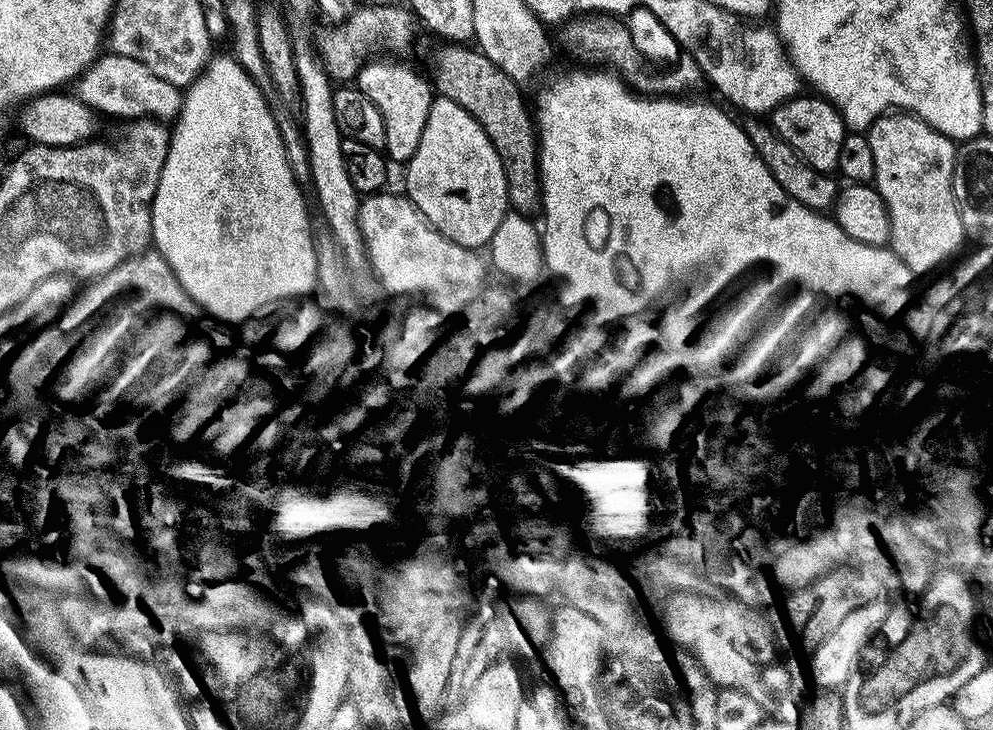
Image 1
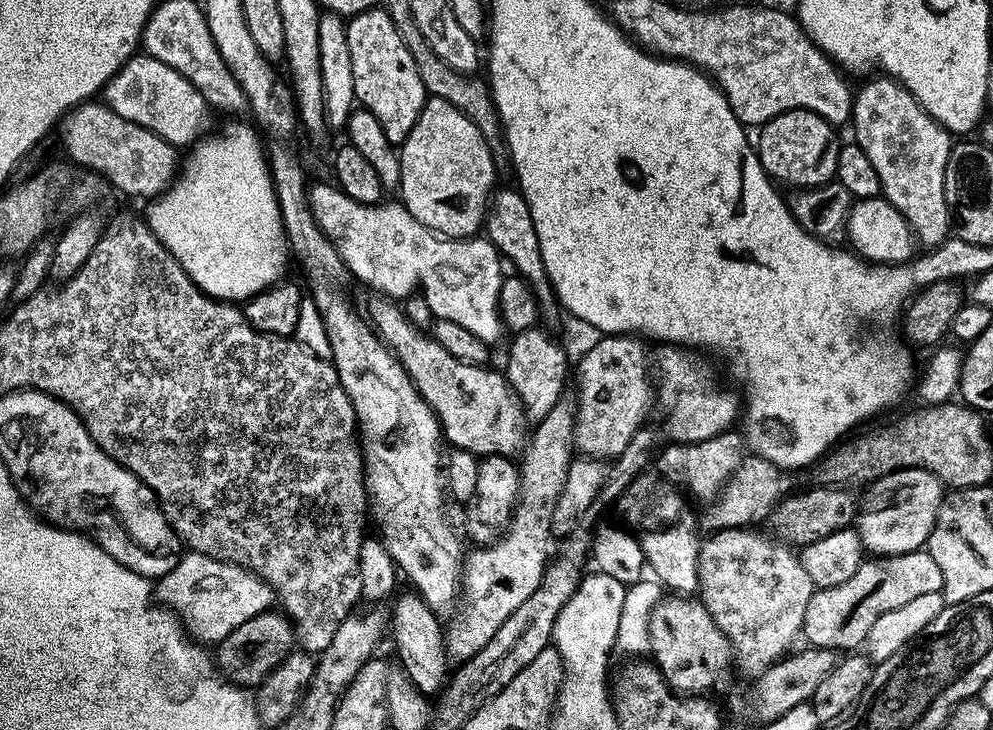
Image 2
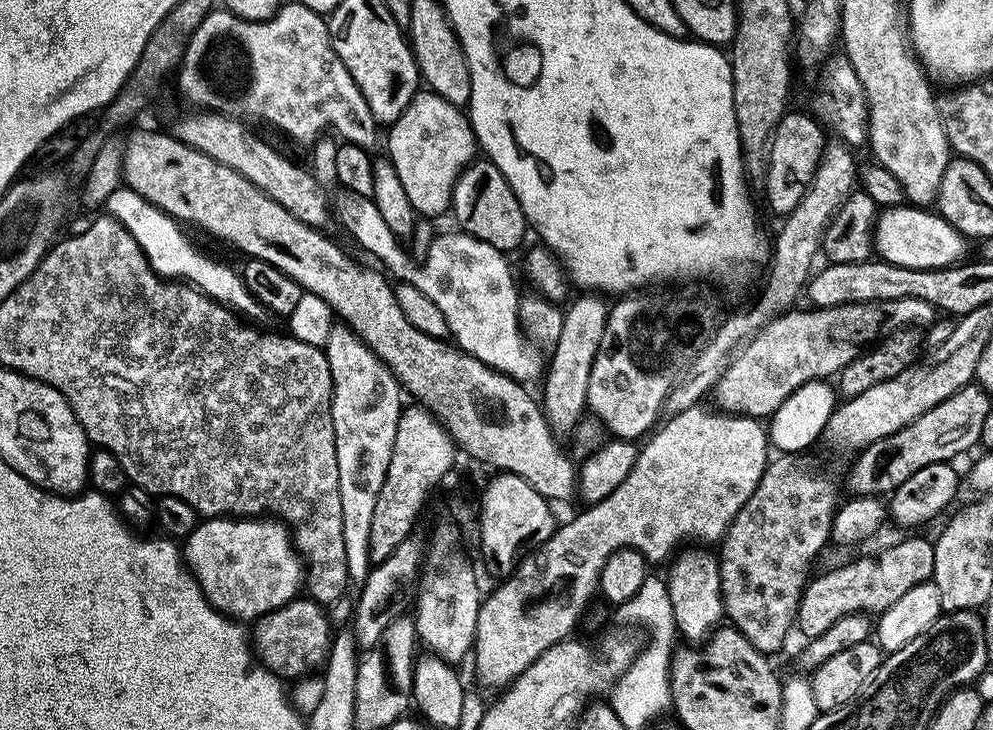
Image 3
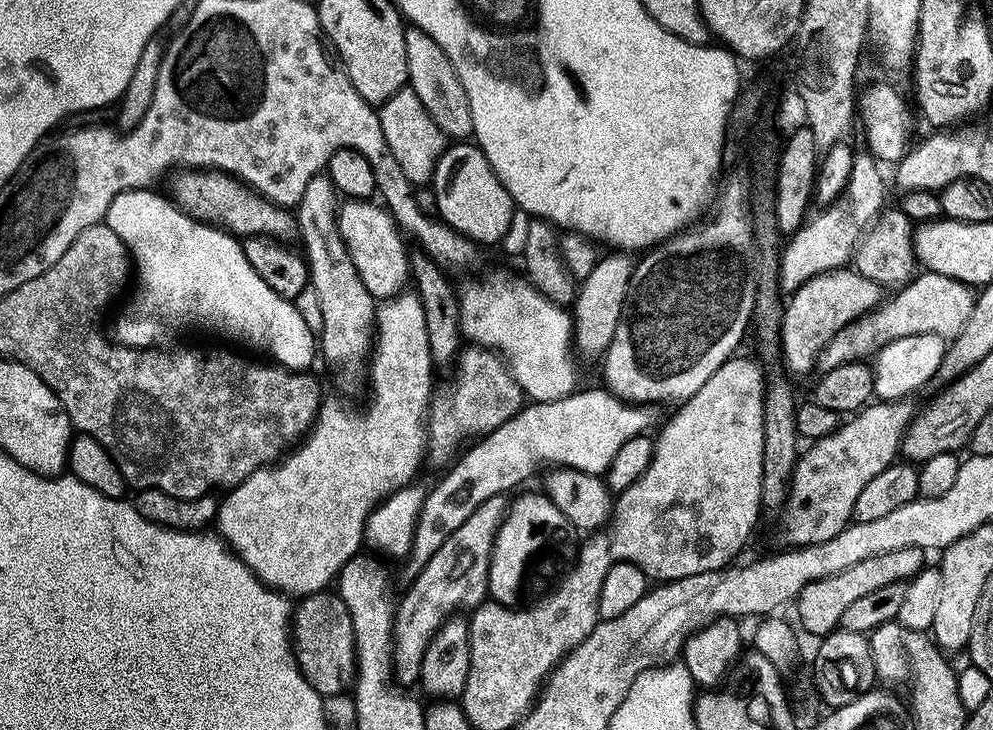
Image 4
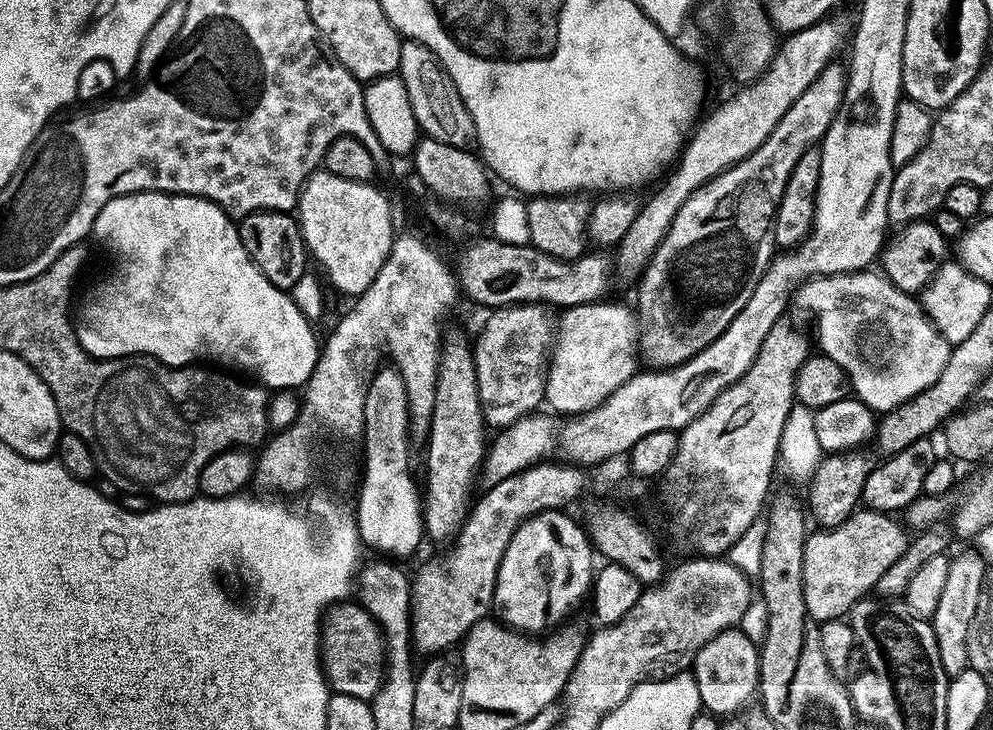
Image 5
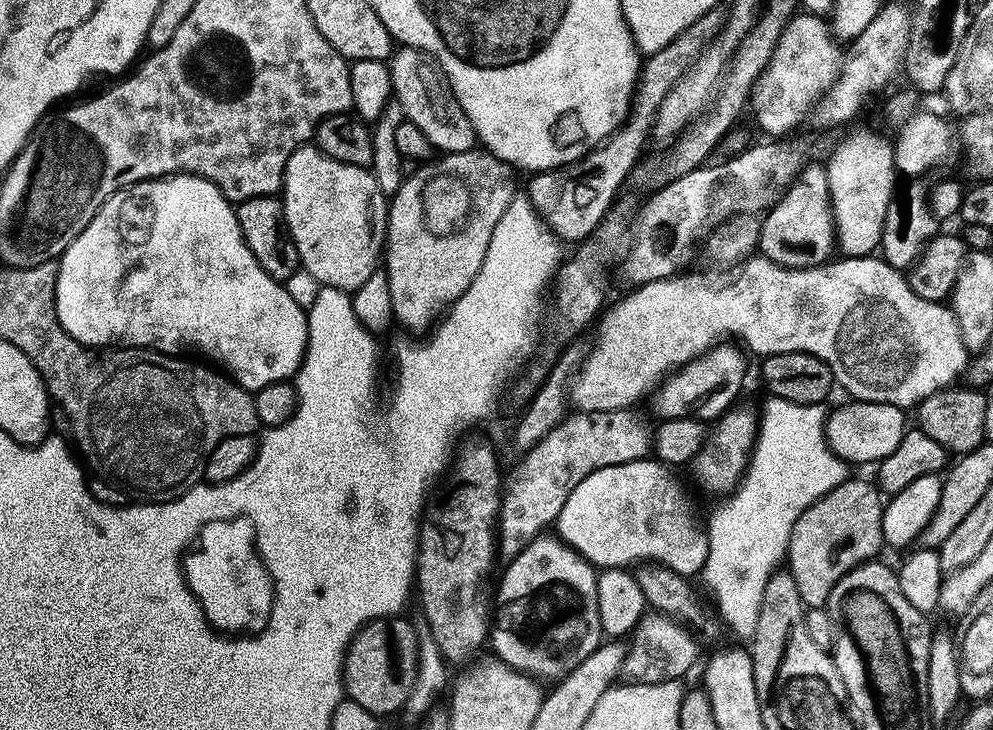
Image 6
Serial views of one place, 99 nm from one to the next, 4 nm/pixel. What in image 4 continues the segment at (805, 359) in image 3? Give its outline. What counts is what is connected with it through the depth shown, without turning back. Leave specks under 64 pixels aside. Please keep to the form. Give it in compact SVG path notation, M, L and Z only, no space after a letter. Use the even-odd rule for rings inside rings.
M929 271L913 277L911 283L903 286L893 296L892 300L883 301L875 310L859 316L836 332L817 356L817 369L829 372L835 366L861 361L866 358L864 356L873 355L892 340L902 337L934 333L945 340L951 340L961 332L966 319L970 318L976 297L973 289L960 280Z

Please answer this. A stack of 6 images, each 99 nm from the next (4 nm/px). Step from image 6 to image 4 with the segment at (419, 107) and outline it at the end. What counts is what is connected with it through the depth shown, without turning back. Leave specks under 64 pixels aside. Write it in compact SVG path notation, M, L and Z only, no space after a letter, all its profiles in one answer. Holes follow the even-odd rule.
M411 26L404 29L404 41L406 42L406 70L408 71L407 87L418 94L418 102L434 118L434 126L444 132L445 137L452 142L464 142L473 135L472 115L470 114L470 102L466 98L466 90L462 90L462 82L458 82L458 74L446 58L446 50L430 38L420 28Z

